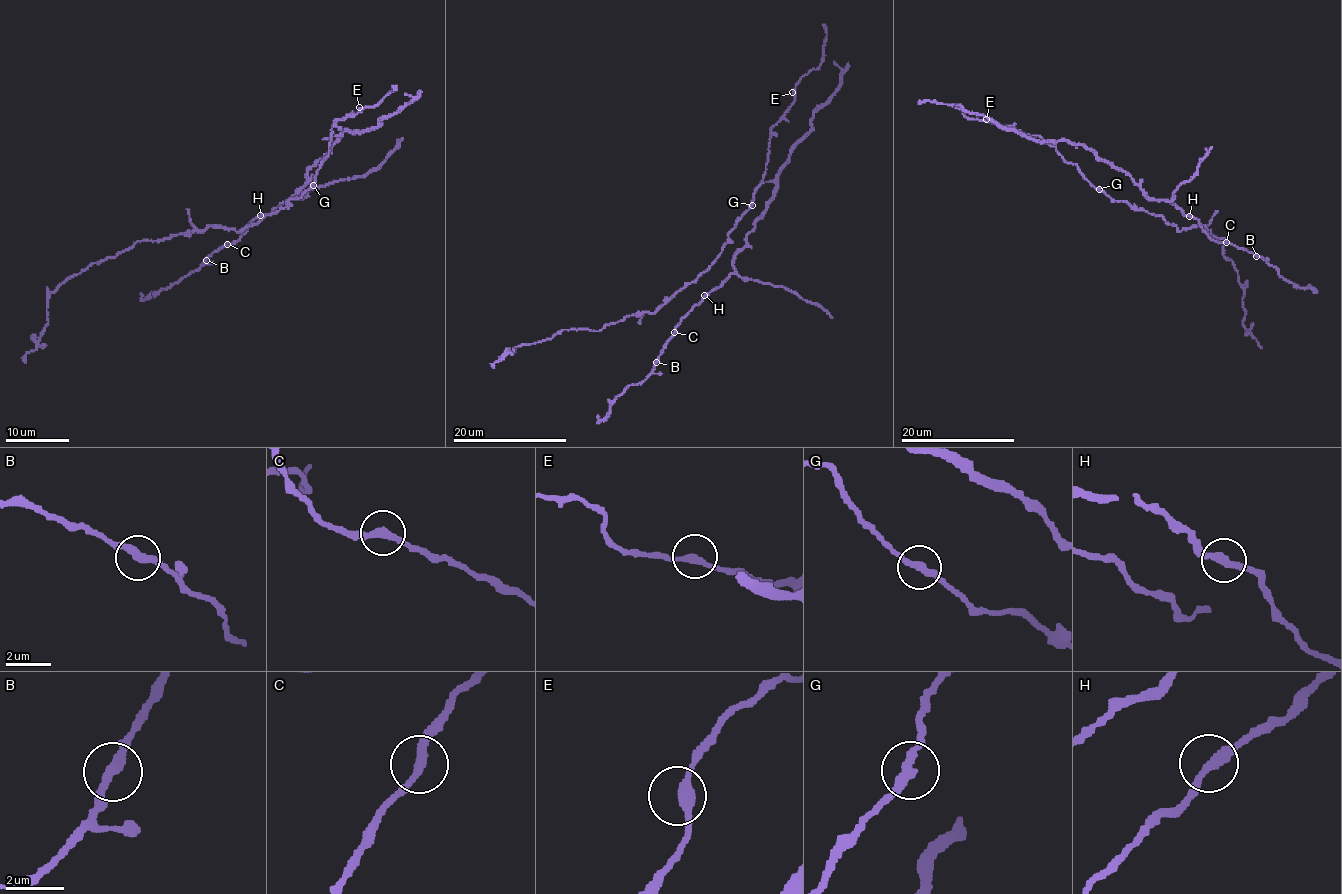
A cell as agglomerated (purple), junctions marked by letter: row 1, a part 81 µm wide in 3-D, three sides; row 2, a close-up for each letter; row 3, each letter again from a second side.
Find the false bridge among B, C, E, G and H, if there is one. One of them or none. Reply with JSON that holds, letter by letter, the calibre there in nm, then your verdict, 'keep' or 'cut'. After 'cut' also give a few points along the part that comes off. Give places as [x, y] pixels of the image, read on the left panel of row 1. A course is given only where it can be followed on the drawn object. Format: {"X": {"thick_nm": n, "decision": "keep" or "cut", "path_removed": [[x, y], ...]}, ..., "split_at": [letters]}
{"B": {"thick_nm": 320, "decision": "keep"}, "C": {"thick_nm": 280, "decision": "keep"}, "E": {"thick_nm": 300, "decision": "keep"}, "G": {"thick_nm": 320, "decision": "keep"}, "H": {"thick_nm": 320, "decision": "keep"}, "split_at": []}

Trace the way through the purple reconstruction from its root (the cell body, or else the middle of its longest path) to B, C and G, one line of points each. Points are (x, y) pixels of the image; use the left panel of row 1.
B: (363, 107), (392, 92), (412, 98), (376, 126), (344, 131), (294, 196), (206, 260)
C: (363, 107), (392, 92), (412, 98), (376, 126), (344, 131), (294, 196), (227, 244)
G: (363, 107), (355, 114), (347, 114), (332, 126), (328, 153), (322, 160), (313, 185)

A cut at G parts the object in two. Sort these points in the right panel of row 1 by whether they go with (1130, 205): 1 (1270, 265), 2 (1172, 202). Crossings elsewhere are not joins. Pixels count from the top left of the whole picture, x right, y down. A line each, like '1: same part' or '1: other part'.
1: other part
2: other part

